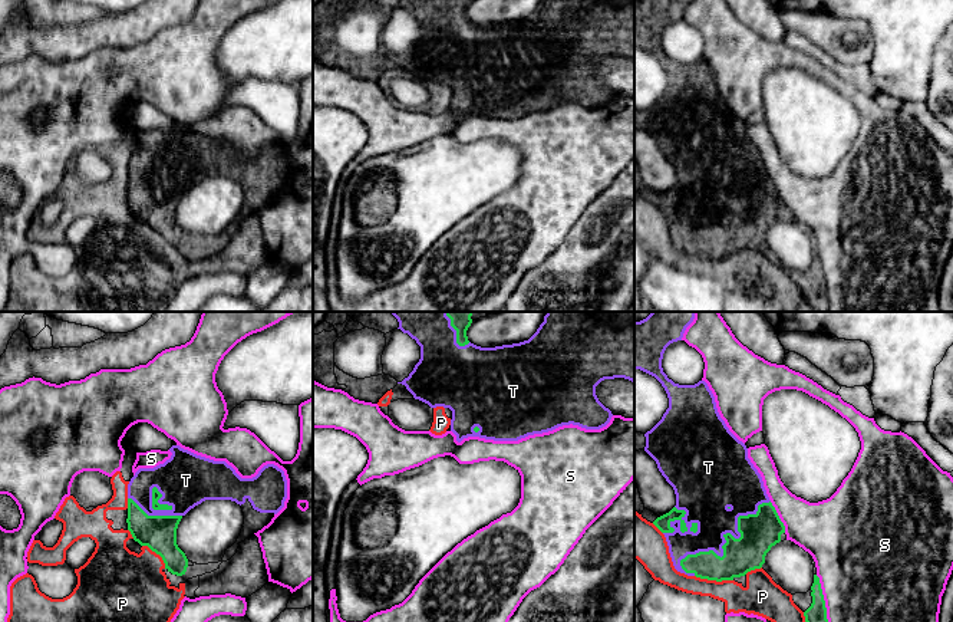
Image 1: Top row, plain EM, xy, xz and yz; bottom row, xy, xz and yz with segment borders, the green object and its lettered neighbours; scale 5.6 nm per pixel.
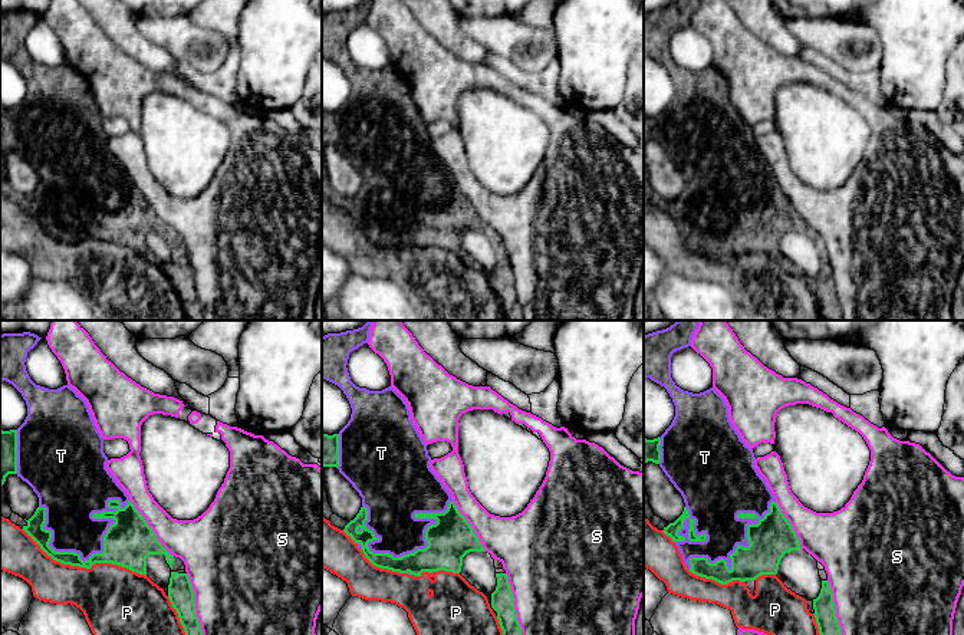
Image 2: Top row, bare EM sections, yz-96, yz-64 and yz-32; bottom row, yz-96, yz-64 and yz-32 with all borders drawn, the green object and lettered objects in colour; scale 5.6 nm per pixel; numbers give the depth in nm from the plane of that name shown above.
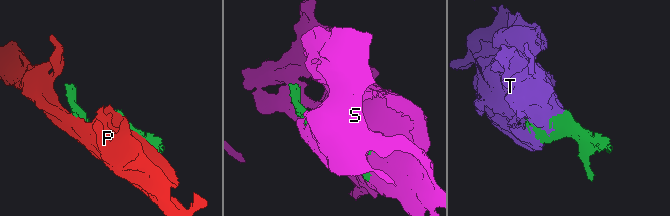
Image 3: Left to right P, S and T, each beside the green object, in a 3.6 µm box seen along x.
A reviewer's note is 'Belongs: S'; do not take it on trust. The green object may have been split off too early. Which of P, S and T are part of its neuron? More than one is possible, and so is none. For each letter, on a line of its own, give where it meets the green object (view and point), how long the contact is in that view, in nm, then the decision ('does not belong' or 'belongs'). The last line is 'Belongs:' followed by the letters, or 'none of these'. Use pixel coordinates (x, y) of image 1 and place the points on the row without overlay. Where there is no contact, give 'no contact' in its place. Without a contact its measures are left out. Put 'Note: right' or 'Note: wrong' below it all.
P: contact yz (714, 257); length 220 nm; does not belong
S: contact yz (824, 282); length 340 nm; does not belong
T: contact yz (724, 214); length 650 nm; belongs
Belongs: T
Note: wrong

